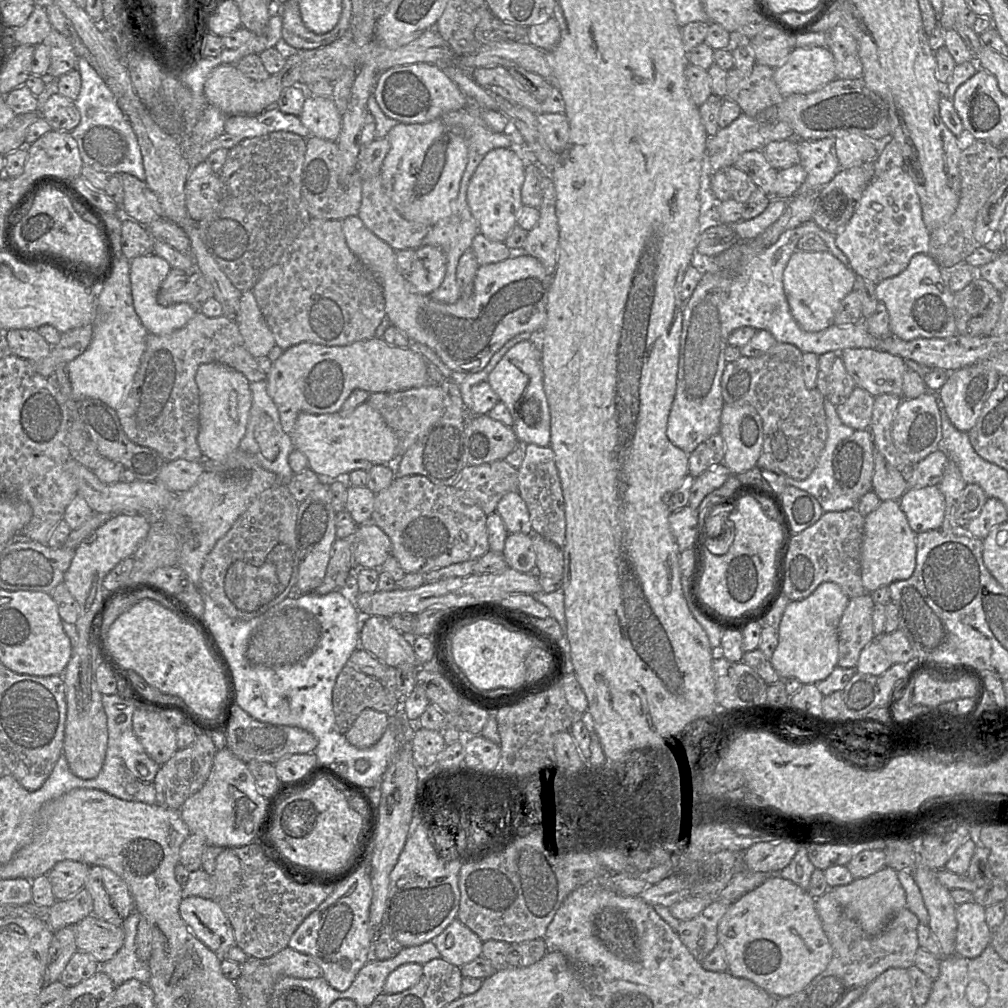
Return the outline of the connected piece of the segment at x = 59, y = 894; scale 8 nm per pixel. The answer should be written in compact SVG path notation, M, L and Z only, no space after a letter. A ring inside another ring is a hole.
M74 860L57 862L47 873L55 899L67 899L81 890L89 875L90 867Z

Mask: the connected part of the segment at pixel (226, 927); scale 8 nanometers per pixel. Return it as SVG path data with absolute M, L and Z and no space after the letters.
M188 896L181 900L179 913L191 932L218 956L235 946L233 927L213 899Z

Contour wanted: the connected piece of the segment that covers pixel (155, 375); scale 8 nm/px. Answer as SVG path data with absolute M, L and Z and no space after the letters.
M200 312L180 329L168 335L148 333L146 348L140 365L127 391L122 405L116 410L121 427L130 441L157 451L166 462L178 459L202 461L202 453L197 444L199 432L199 393L195 374L201 364L219 363L242 373L249 382L266 379L256 359L247 351L235 321L225 316L208 318Z

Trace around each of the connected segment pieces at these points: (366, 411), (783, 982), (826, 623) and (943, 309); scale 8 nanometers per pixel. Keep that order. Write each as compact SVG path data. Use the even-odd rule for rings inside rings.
M368 403L357 406L350 414L312 415L300 413L290 434L295 449L303 453L308 467L321 479L333 480L354 470L368 471L374 465L393 465L398 459L398 441L378 411Z
M771 874L761 885L733 902L717 928L718 944L725 949L728 969L734 977L747 979L776 998L805 989L822 973L833 956L832 946L823 930L815 899L804 889L777 874Z
M823 582L806 598L790 601L781 618L778 644L770 663L780 679L795 678L802 685L826 679L838 660L838 626L849 598L834 582Z
M915 254L901 273L876 284L875 295L889 314L891 335L910 341L947 338L957 333L953 313L954 293L943 281L939 265L929 254Z

